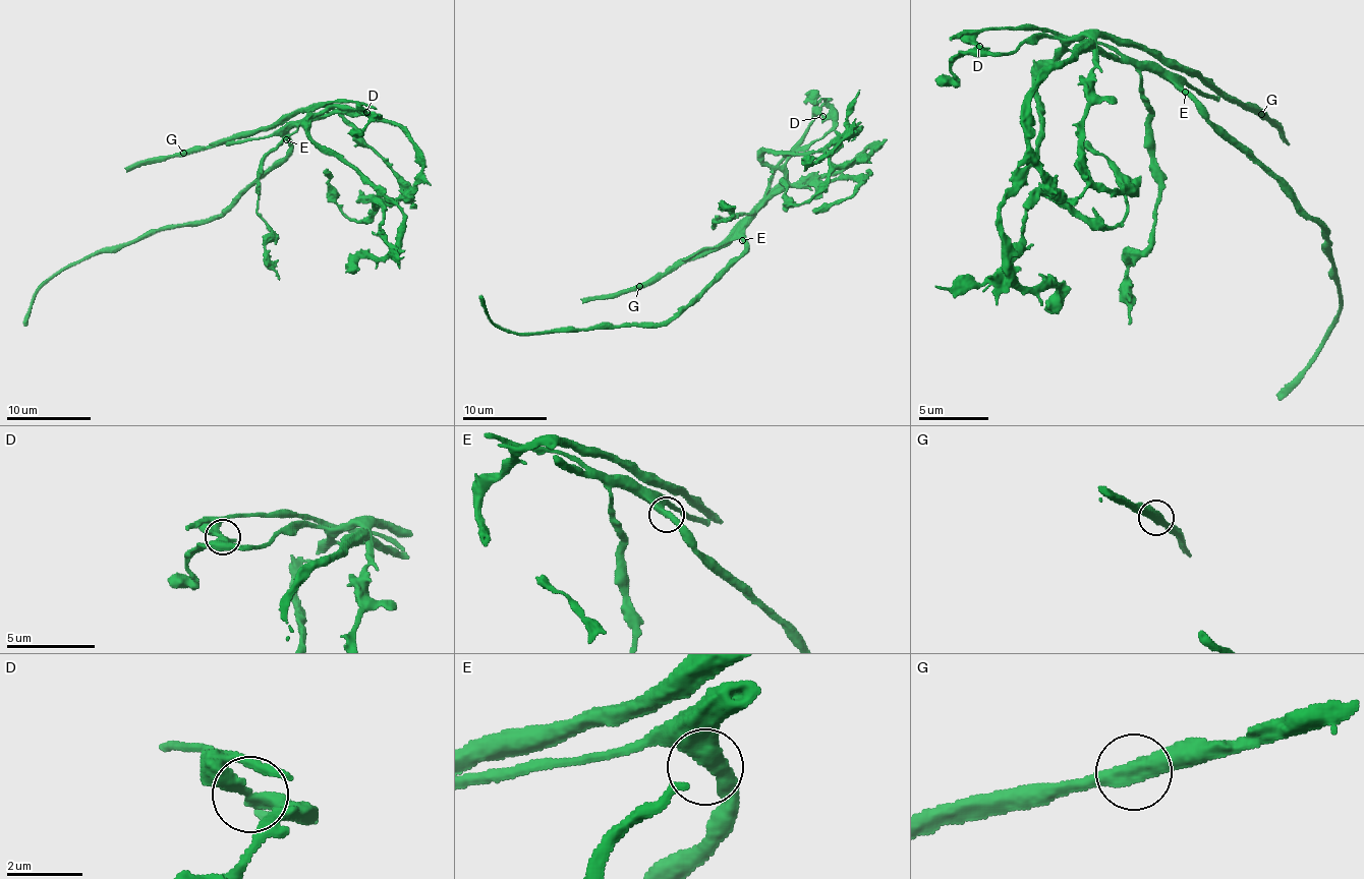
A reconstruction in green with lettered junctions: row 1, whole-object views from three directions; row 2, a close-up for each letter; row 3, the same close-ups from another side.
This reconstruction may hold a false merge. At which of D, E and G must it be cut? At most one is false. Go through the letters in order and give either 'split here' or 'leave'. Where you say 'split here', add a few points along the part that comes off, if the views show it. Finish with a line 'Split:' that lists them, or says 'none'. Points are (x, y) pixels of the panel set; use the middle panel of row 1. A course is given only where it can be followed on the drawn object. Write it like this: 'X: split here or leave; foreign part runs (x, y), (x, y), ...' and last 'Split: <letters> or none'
D: split here; foreign part runs (822, 115), (833, 122), (825, 134), (780, 166), (762, 160), (825, 152), (858, 128), (813, 162), (801, 158)
E: leave
G: leave
Split: D

